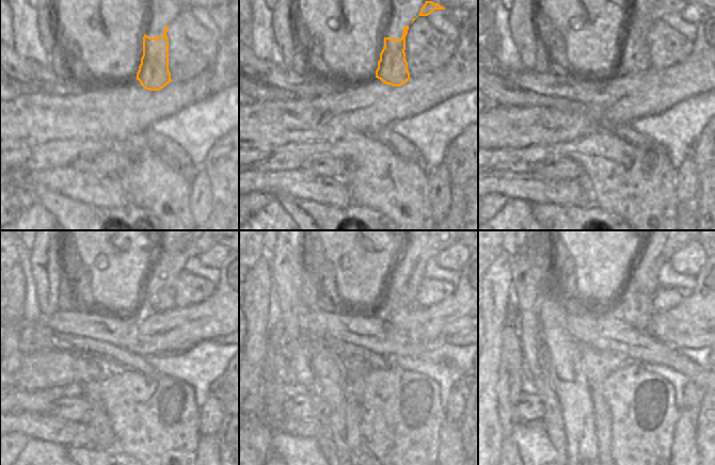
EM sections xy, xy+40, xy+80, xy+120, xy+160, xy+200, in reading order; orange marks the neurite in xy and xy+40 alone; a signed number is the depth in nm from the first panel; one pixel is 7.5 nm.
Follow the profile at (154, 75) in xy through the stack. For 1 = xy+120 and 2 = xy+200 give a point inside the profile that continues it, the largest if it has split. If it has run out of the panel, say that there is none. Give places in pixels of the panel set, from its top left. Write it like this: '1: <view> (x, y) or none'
1: xy+120 (156, 300)
2: xy+200 (656, 252)

